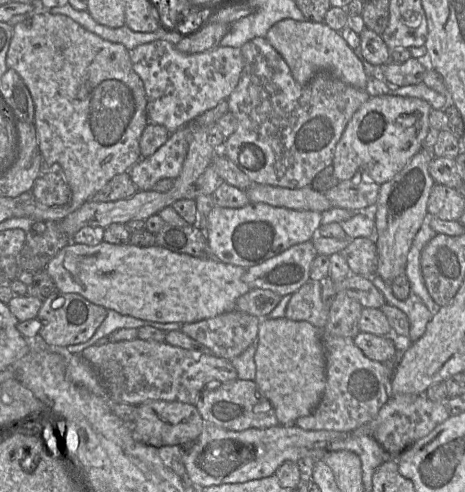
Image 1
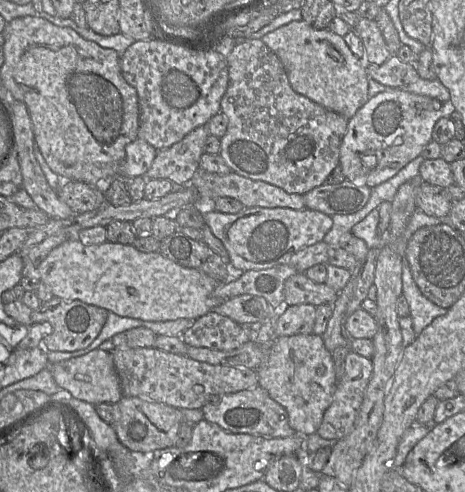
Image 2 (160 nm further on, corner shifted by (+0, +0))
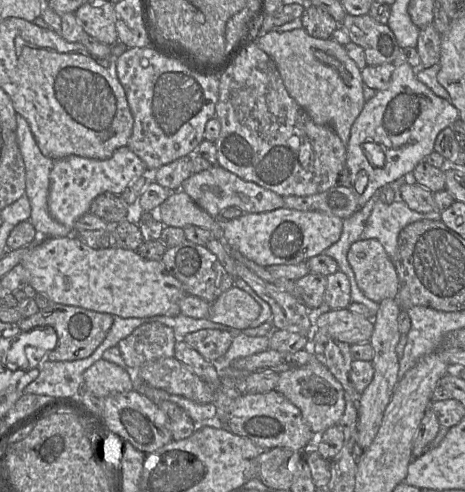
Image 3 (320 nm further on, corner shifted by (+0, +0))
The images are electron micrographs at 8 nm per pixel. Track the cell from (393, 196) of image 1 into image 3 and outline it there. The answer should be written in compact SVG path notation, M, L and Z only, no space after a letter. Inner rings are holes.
M388 298L379 303L378 311L373 317L373 332L369 343L373 348L373 359L371 363L374 374L371 383L361 393L358 402L357 444L361 451L366 450L373 442L380 428L384 412L390 402L393 390L398 382L400 360L396 353L396 346L402 335L398 327L398 317L401 310L397 298Z

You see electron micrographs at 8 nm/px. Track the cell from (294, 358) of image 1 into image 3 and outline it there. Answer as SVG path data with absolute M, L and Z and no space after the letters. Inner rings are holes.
M314 353L304 366L280 372L275 390L301 411L304 420L316 435L337 425L345 411L346 400L342 385Z

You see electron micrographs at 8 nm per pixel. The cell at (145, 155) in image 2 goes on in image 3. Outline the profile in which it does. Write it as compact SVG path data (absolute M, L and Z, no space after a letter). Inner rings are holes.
M128 146L116 149L107 160L83 158L76 155L54 160L54 166L50 172L49 213L57 222L74 229L75 222L82 215L90 212L91 203L98 195L110 192L119 196L146 171L145 163Z

